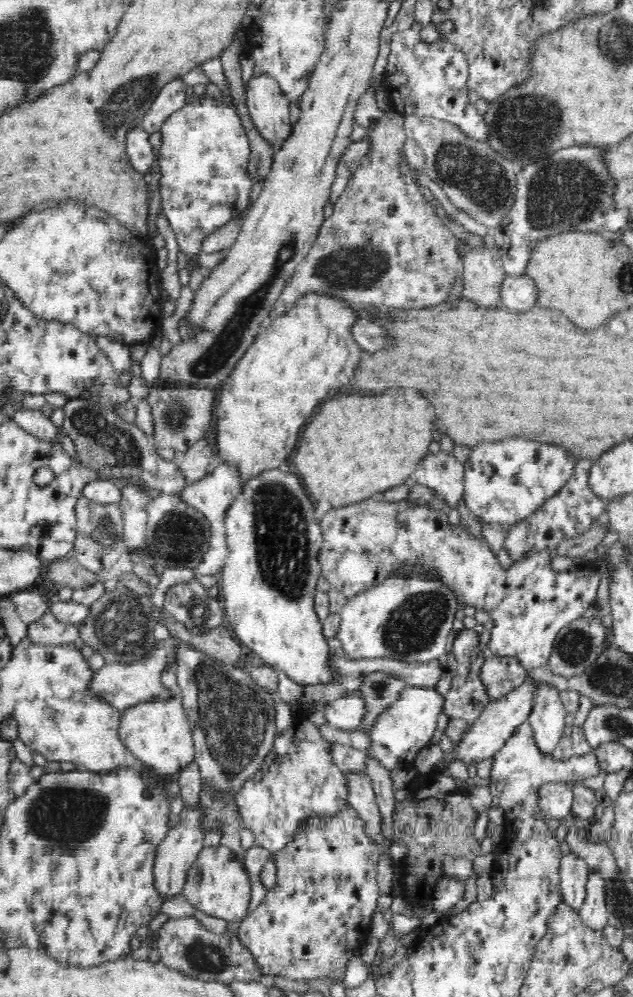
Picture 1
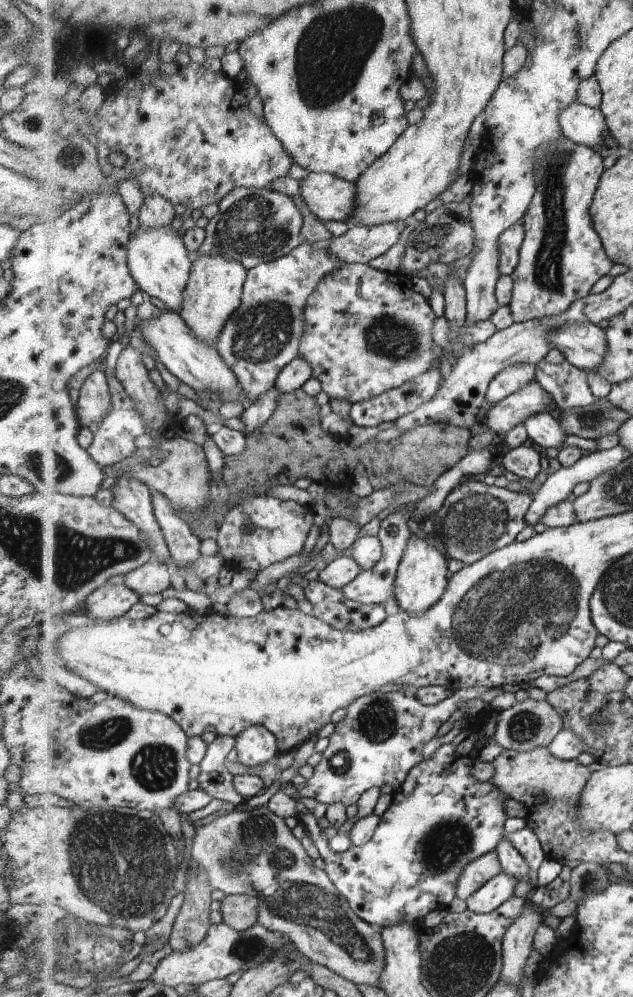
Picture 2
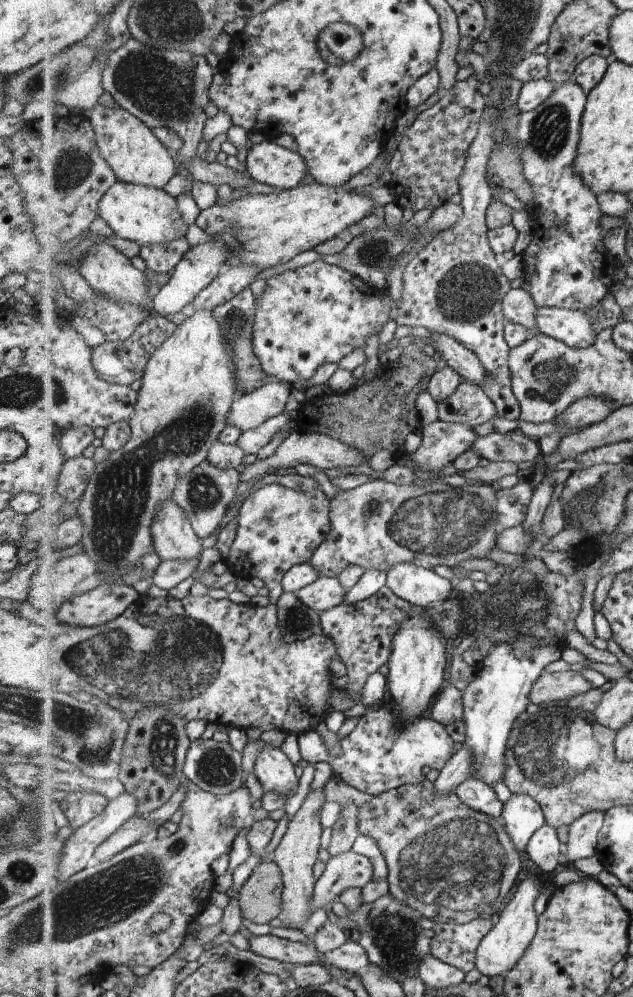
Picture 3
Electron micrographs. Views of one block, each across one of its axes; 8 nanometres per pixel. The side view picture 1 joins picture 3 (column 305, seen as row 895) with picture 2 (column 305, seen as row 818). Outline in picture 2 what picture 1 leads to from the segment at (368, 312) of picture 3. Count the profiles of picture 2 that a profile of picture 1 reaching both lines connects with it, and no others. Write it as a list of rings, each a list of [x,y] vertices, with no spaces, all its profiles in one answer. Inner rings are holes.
[[[349,263],[343,270],[327,276],[311,296],[305,317],[307,332],[303,336],[300,357],[311,364],[313,377],[322,383],[329,399],[347,400],[352,406],[405,386],[431,370],[435,360],[441,357],[433,352],[435,343],[431,332],[437,316],[428,298],[415,292],[401,273],[377,270],[369,263]]]

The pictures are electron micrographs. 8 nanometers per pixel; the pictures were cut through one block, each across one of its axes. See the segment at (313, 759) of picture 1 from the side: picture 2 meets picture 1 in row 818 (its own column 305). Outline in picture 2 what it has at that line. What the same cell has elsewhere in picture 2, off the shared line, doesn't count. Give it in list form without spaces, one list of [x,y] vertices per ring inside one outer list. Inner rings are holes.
[[[305,241],[289,255],[249,269],[242,304],[221,330],[217,340],[219,352],[235,372],[249,398],[248,405],[274,388],[283,368],[300,357],[303,336],[307,332],[305,312],[311,296],[327,276],[348,265],[329,248],[313,247],[310,241]]]

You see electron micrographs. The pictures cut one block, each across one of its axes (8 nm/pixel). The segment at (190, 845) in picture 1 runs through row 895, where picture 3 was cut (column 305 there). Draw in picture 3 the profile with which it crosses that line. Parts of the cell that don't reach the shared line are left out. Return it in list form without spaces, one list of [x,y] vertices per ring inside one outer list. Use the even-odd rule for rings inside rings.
[[[271,137],[251,145],[245,164],[254,180],[283,191],[298,187],[309,173],[301,154],[275,144]]]

